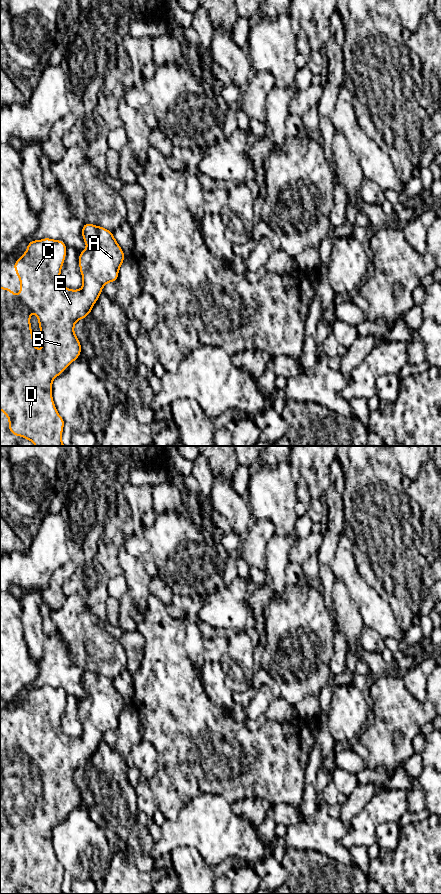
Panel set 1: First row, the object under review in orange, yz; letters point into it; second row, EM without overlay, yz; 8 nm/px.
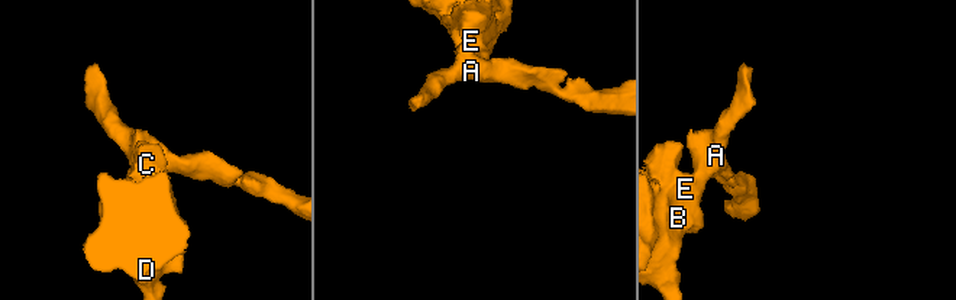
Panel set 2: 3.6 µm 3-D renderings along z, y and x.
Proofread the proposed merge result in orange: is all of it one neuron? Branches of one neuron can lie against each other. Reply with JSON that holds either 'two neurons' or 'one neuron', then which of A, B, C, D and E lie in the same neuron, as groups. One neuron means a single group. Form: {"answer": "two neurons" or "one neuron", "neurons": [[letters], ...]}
{"answer": "one neuron", "neurons": [["A", "B", "C", "D", "E"]]}

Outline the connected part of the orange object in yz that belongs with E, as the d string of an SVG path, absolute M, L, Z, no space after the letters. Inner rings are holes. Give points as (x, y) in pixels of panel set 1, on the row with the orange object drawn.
M91 223L83 224L82 237L87 249L79 253L79 268L83 286L80 290L66 288L60 280L60 272L66 257L66 244L48 237L28 243L26 252L13 264L20 278L20 297L10 288L0 286L0 410L9 419L8 429L15 436L21 436L36 446L65 446L61 436L65 421L58 414L52 398L52 381L74 361L82 351L79 339L74 334L74 324L91 313L93 305L106 283L118 280L118 272L125 255L109 230ZM34 311L42 334L42 350L37 351L32 329L30 312Z

